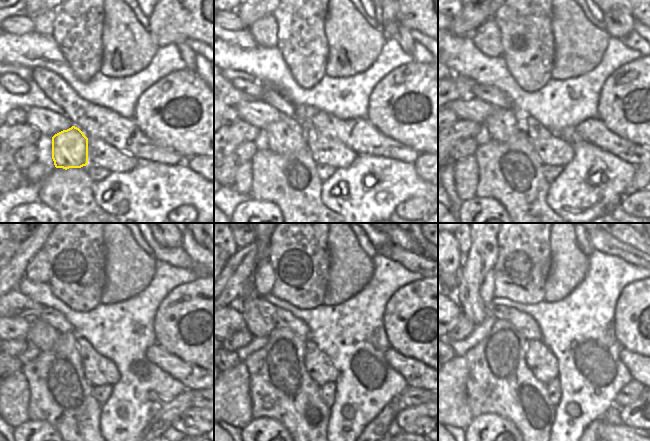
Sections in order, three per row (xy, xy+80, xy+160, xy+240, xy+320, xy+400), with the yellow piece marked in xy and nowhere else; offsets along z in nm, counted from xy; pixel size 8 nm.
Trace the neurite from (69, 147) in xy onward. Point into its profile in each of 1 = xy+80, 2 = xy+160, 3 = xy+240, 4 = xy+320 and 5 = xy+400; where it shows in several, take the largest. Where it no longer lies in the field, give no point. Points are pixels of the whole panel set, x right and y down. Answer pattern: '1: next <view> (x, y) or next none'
1: next xy+80 (285, 136)
2: next xy+160 (502, 122)
3: next xy+240 (42, 335)
4: next xy+320 (259, 325)
5: next xy+400 (483, 253)

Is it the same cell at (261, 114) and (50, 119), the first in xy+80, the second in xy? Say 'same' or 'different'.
same

